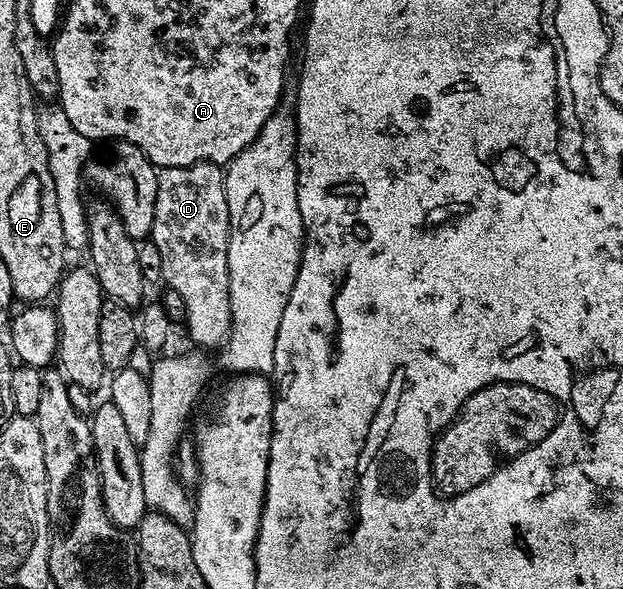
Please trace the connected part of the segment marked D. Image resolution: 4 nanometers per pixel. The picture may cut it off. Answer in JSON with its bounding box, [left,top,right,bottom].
[150,162,232,348]

